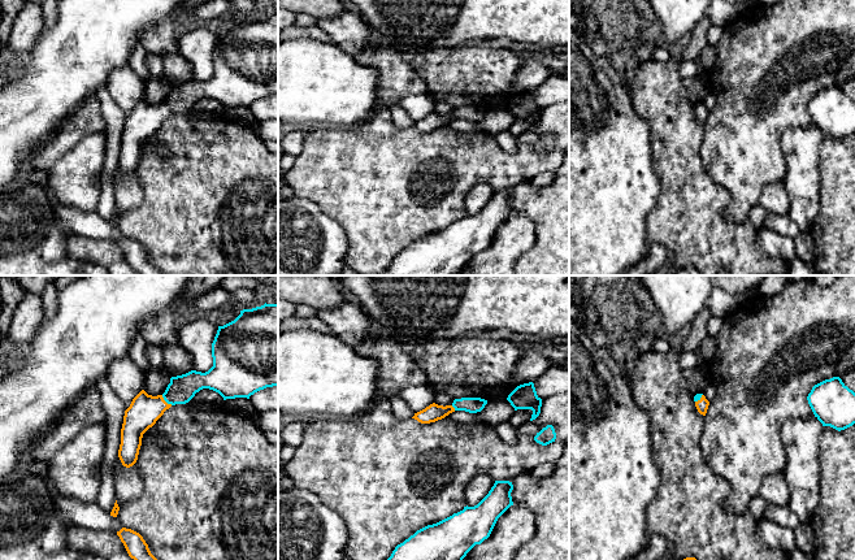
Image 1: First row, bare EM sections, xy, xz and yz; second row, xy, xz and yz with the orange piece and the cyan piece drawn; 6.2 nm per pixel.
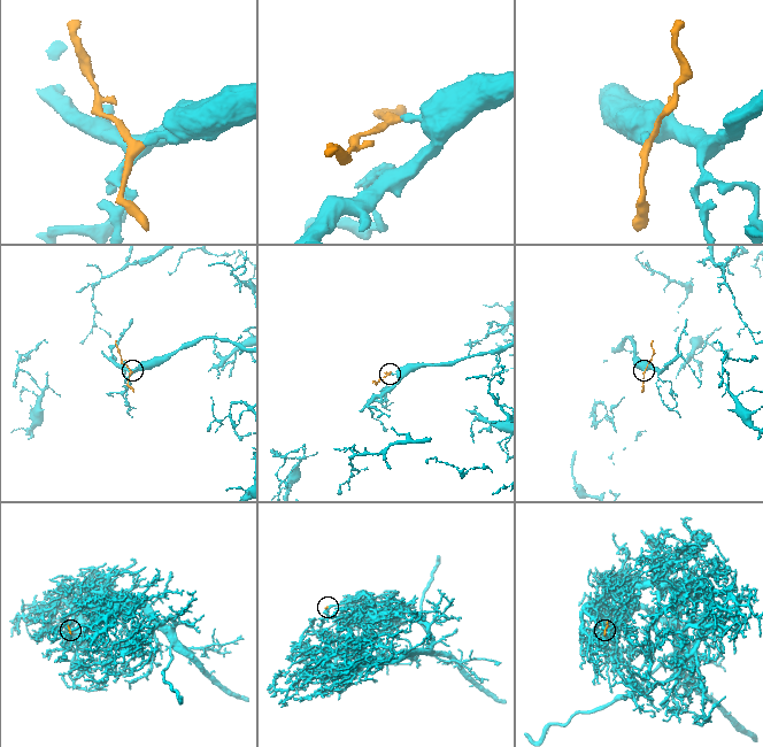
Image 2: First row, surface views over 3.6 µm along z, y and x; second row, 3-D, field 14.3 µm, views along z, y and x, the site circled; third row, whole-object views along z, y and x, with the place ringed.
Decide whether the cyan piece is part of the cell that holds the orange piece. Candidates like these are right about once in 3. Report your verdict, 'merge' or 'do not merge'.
merge

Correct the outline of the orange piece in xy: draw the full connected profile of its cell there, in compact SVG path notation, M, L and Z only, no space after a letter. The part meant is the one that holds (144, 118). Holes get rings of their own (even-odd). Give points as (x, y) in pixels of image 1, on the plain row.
M264 13L243 18L231 31L218 35L212 52L213 75L205 81L191 79L172 86L162 104L152 105L142 99L125 120L121 138L118 166L123 175L133 175L139 164L143 143L152 136L166 118L175 113L188 112L196 101L209 97L223 109L247 107L266 96L278 95L278 13Z

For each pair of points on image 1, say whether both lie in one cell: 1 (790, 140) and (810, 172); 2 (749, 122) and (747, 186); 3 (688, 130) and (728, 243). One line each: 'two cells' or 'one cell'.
1: one cell
2: one cell
3: one cell

